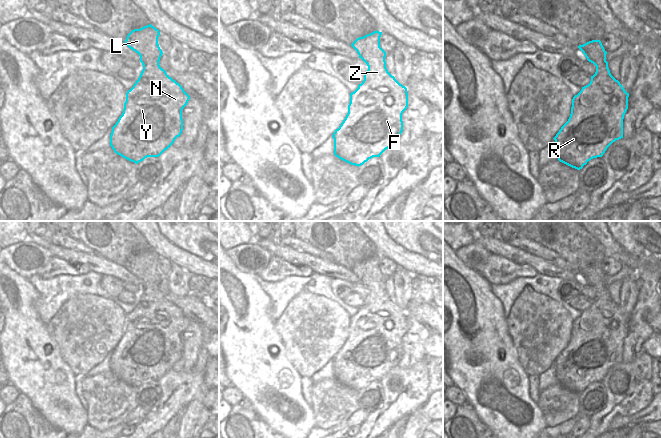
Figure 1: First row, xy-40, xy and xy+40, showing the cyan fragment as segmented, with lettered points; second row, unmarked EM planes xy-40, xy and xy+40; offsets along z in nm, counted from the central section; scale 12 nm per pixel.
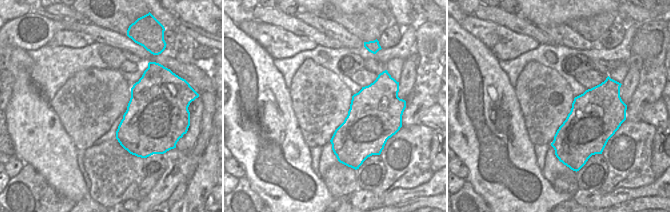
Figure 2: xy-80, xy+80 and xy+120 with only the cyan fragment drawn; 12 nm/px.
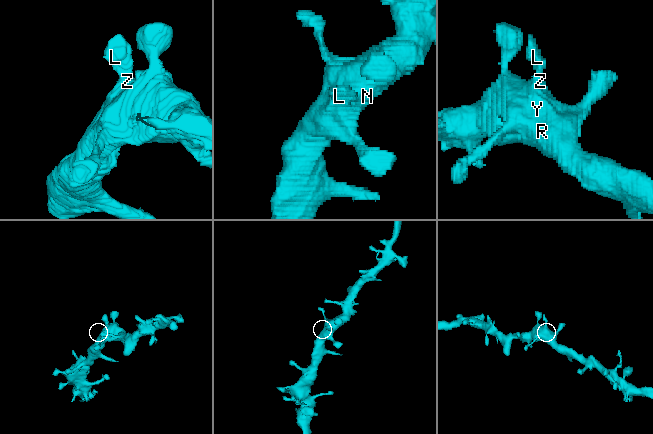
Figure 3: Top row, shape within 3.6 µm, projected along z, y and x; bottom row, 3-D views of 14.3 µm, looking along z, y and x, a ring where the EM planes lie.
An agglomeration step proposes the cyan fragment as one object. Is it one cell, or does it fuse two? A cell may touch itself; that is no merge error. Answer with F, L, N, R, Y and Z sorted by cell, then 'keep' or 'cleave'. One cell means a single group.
F L N R Y Z | keep

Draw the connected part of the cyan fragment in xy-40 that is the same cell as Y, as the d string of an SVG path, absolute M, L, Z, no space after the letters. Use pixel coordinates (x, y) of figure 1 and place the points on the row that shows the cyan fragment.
M149 24L132 30L125 40L126 45L139 54L143 70L126 93L123 113L112 127L110 146L116 154L136 164L147 157L159 157L181 135L182 110L190 99L182 86L159 65L163 54L158 44L159 35L159 30Z

